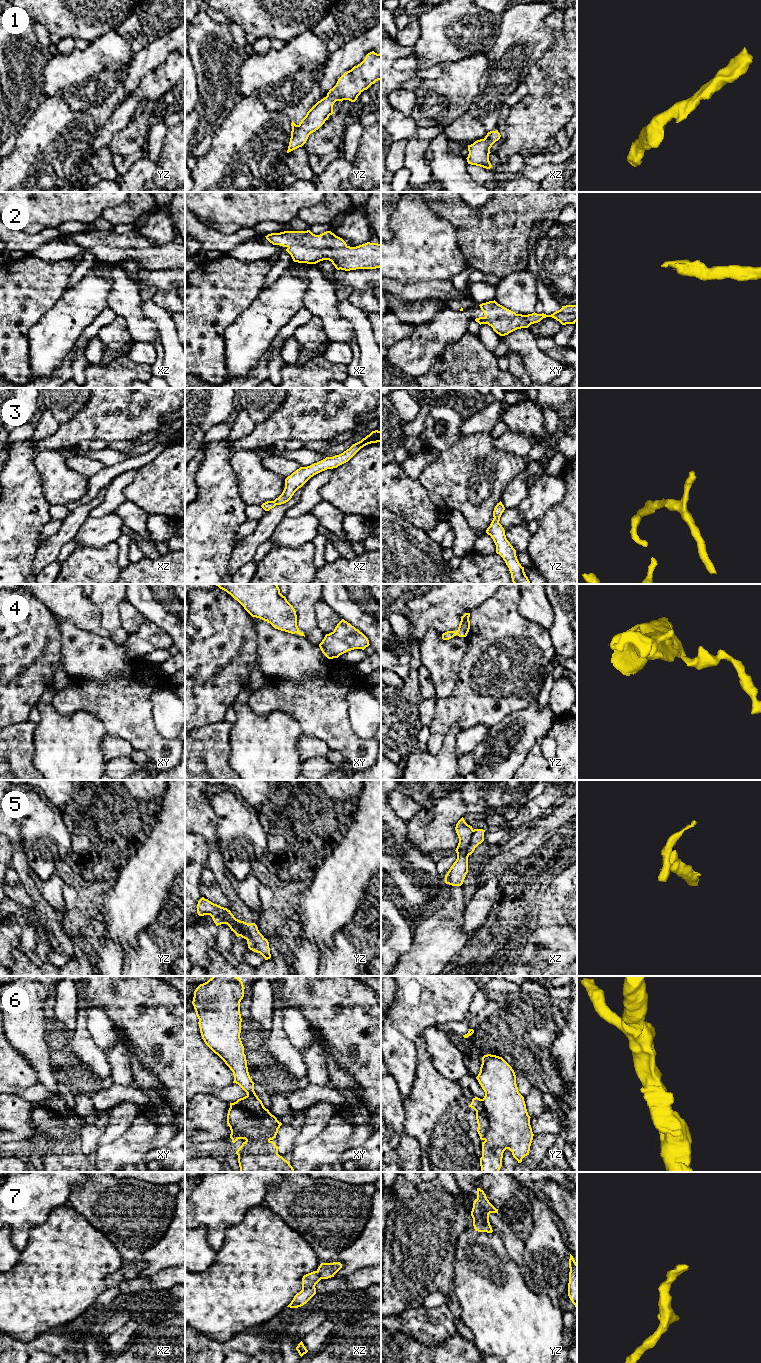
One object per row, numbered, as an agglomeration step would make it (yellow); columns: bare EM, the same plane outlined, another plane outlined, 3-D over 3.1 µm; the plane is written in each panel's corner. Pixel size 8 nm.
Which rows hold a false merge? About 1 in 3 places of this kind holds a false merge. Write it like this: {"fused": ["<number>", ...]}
{"fused": ["5", "6"]}

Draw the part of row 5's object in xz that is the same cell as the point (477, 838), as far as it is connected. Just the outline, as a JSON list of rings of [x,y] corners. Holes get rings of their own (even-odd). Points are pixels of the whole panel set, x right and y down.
[[[474,829],[473,834],[470,840],[470,844],[467,848],[468,856],[471,855],[475,848],[484,841],[484,832],[483,829]]]

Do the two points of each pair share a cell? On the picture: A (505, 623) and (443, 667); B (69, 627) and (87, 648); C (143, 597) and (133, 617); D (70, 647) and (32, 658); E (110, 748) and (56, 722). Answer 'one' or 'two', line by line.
A: two
B: one
C: two
D: two
E: two

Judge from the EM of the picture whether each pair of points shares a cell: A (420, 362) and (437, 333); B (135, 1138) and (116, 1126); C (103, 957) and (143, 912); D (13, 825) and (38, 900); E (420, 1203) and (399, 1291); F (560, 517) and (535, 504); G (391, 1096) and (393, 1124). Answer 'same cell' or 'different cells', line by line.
A: same cell
B: different cells
C: same cell
D: same cell
E: same cell
F: different cells
G: same cell

